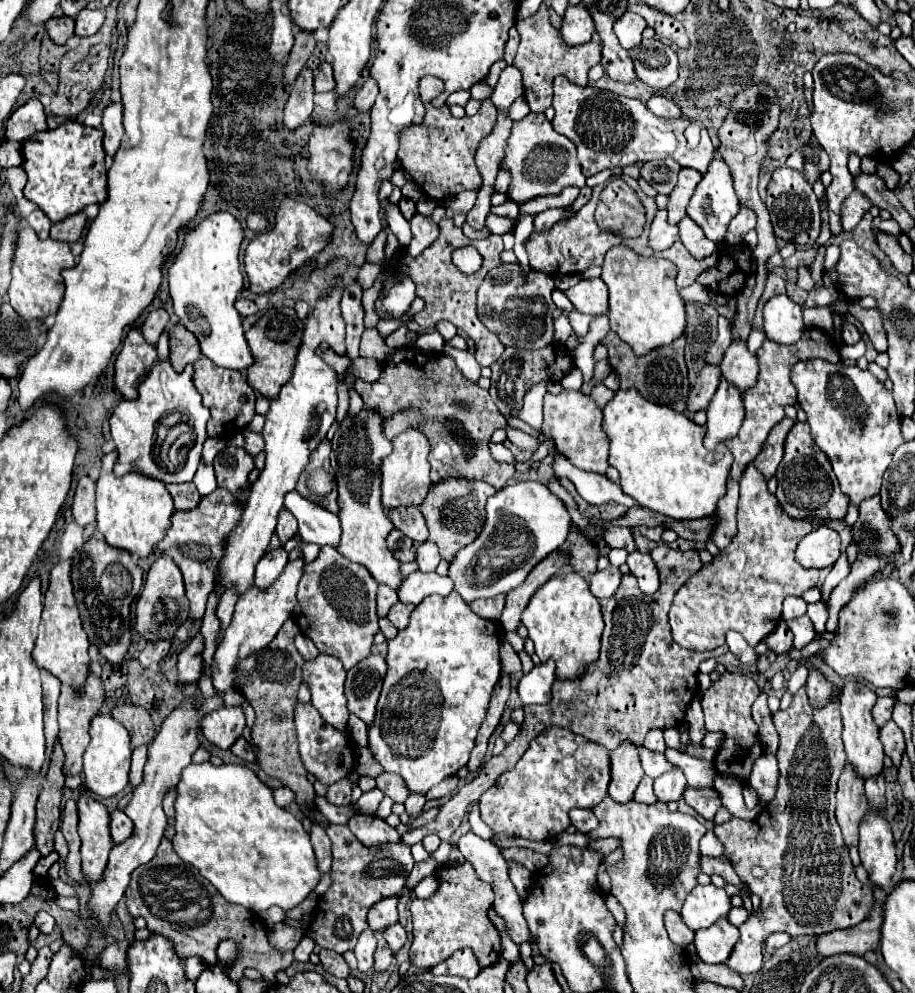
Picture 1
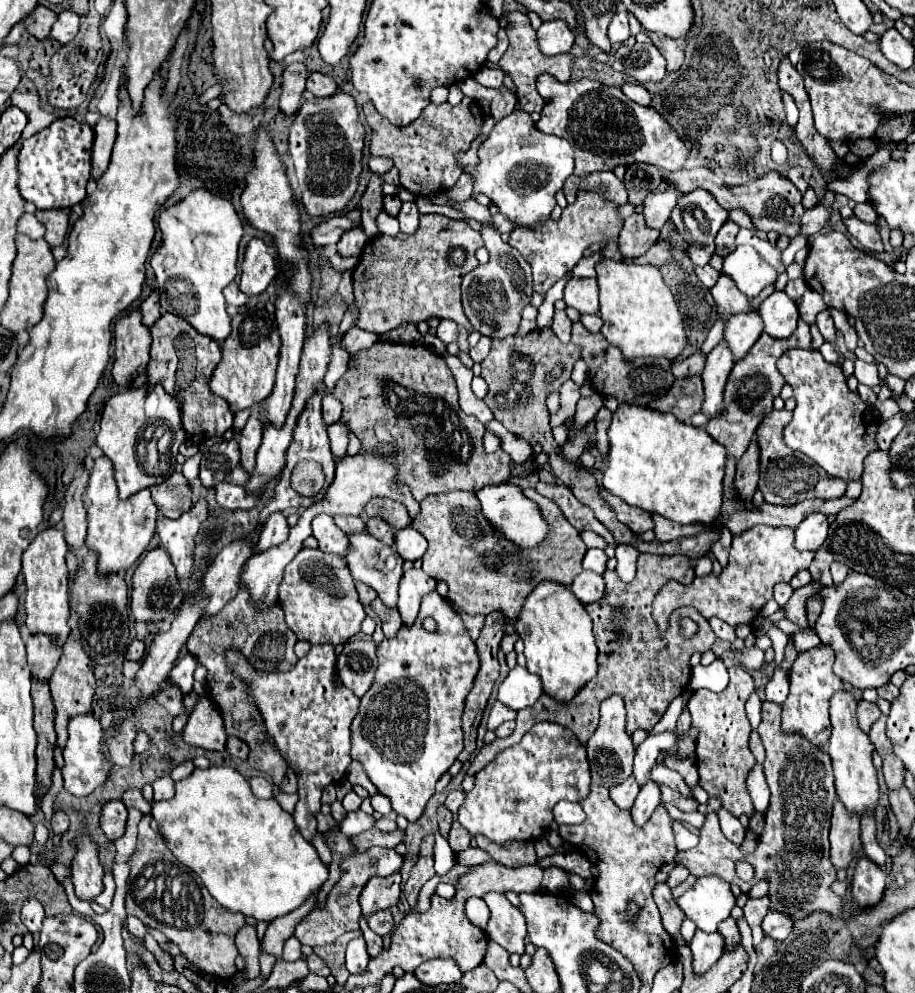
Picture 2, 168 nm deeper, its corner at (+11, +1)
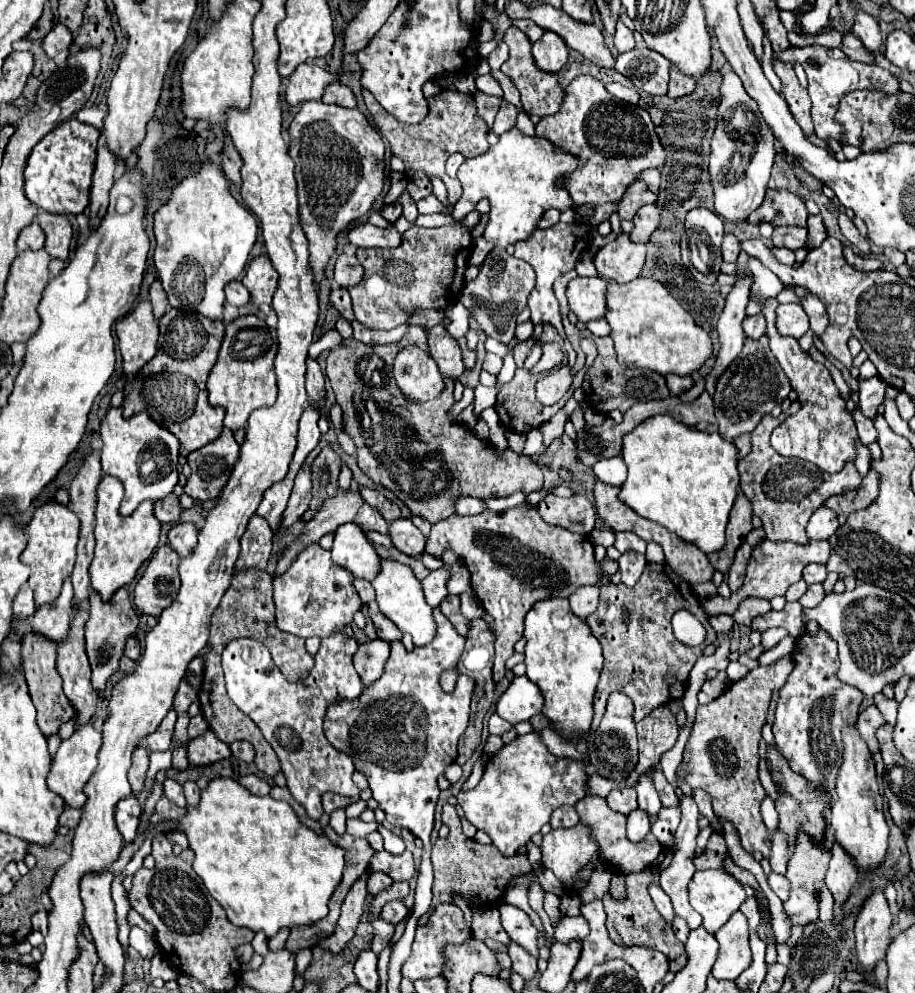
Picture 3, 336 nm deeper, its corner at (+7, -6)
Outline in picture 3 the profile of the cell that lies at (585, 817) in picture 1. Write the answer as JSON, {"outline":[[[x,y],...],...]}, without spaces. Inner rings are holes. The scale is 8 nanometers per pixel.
{"outline":[[[562,806],[562,808],[556,808],[552,812],[552,818],[550,818],[550,826],[552,828],[572,828],[580,822],[574,806]]]}

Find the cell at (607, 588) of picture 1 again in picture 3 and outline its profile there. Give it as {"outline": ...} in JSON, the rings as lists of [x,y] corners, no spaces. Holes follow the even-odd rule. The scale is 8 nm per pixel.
{"outline":[[[582,586],[578,588],[574,594],[568,596],[570,602],[570,610],[578,616],[578,618],[586,618],[590,616],[596,606],[598,606],[598,596],[600,596],[600,588],[598,586]]]}

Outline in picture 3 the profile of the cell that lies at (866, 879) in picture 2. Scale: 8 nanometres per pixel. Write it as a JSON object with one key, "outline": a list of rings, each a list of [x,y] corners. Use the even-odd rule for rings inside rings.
{"outline":[[[874,892],[862,906],[856,918],[856,958],[864,972],[872,972],[876,962],[884,958],[886,948],[892,942],[890,936],[892,912],[882,892]]]}

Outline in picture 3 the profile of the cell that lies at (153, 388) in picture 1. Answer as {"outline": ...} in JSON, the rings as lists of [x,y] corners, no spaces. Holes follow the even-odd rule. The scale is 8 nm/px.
{"outline":[[[112,408],[100,428],[102,434],[102,472],[114,476],[124,486],[124,500],[120,514],[132,514],[144,500],[162,500],[178,484],[178,438],[156,424],[148,412],[122,418],[122,408]]]}

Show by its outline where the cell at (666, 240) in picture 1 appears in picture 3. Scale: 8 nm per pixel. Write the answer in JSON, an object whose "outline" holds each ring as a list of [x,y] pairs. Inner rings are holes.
{"outline":[[[618,234],[616,240],[608,242],[604,248],[596,252],[594,266],[598,270],[598,276],[624,284],[640,276],[644,258],[646,258],[644,244],[630,242],[628,234]]]}

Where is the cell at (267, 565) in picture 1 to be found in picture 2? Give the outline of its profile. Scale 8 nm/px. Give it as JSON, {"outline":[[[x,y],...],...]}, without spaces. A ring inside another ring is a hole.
{"outline":[[[272,513],[264,523],[260,541],[256,545],[256,553],[268,551],[270,547],[278,547],[278,543],[284,543],[288,539],[288,531],[290,527],[286,523],[286,517],[282,513]]]}

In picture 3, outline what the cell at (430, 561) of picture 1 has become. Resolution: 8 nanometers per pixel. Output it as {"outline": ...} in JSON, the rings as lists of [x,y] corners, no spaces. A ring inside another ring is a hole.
{"outline":[[[398,518],[398,520],[390,522],[388,534],[400,552],[404,552],[408,556],[416,556],[416,554],[424,552],[424,536],[410,520]]]}

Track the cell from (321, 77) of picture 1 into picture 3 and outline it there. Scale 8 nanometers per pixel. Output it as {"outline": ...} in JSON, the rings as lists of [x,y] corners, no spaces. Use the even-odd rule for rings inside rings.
{"outline":[[[330,84],[322,96],[322,102],[326,104],[338,104],[338,106],[344,106],[344,108],[356,108],[356,96],[352,94],[352,90],[344,84]]]}

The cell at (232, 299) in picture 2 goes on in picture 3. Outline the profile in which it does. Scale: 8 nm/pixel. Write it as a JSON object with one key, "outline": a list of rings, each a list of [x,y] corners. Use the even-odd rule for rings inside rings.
{"outline":[[[240,280],[228,282],[224,294],[226,294],[226,300],[234,306],[244,306],[244,304],[250,302],[250,294],[248,294],[248,290],[244,288],[244,284]]]}

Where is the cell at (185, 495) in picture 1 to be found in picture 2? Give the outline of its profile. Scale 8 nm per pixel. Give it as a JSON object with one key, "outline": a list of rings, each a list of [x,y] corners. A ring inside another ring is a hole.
{"outline":[[[176,471],[166,479],[166,483],[160,483],[158,487],[150,487],[152,499],[158,507],[158,511],[166,517],[180,517],[182,513],[190,511],[192,507],[192,489],[188,485],[188,479]]]}

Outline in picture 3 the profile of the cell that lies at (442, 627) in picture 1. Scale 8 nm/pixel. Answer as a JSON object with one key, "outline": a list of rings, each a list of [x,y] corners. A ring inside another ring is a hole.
{"outline":[[[434,608],[434,618],[438,624],[442,624],[442,636],[436,636],[428,646],[414,648],[412,652],[406,652],[400,640],[392,642],[390,658],[384,666],[382,676],[370,686],[366,686],[362,694],[356,698],[356,702],[334,702],[334,706],[330,706],[330,710],[326,712],[324,722],[328,742],[334,748],[350,754],[356,770],[366,776],[372,790],[372,798],[378,802],[378,808],[384,810],[386,820],[392,826],[406,828],[416,838],[420,838],[424,842],[426,854],[430,854],[432,848],[430,834],[434,826],[434,808],[440,794],[438,778],[444,774],[446,766],[456,760],[456,744],[468,726],[470,698],[474,690],[474,680],[466,678],[464,674],[458,676],[456,690],[452,694],[446,694],[440,688],[440,672],[456,670],[456,664],[464,650],[464,636],[456,632],[456,628],[440,612],[440,608]]]}

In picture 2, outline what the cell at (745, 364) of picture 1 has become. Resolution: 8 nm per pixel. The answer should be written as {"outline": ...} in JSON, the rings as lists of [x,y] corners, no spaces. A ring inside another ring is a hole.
{"outline":[[[736,313],[726,319],[724,325],[724,341],[730,347],[734,361],[742,359],[746,351],[758,341],[762,335],[762,319],[758,313]]]}

